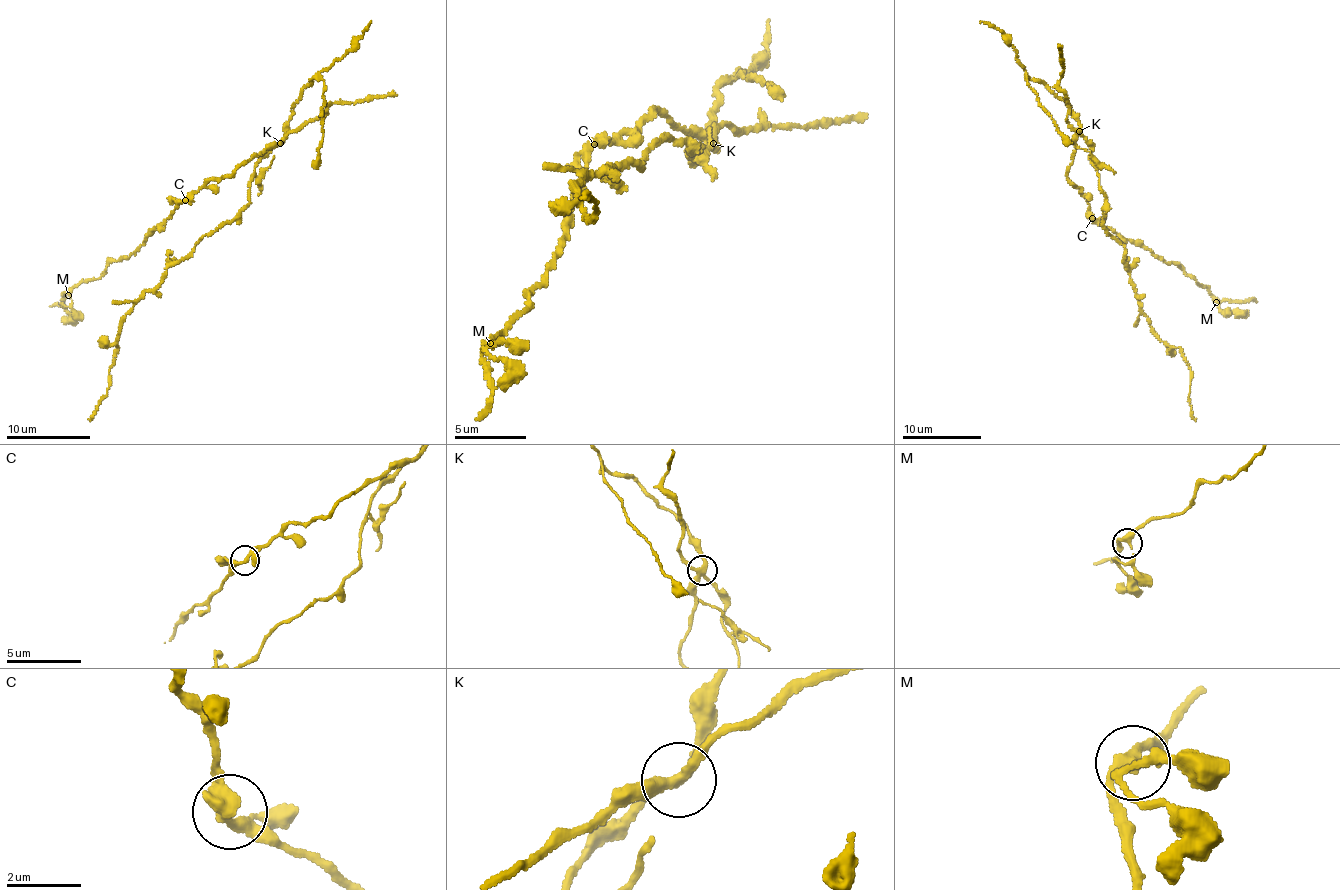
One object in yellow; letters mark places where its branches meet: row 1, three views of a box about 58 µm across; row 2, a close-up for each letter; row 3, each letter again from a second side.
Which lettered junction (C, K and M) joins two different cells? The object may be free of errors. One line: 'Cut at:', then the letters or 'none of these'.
Cut at: K

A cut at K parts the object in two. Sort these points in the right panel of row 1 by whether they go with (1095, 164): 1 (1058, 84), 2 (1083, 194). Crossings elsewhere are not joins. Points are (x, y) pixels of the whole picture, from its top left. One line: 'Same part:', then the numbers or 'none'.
Same part: none

